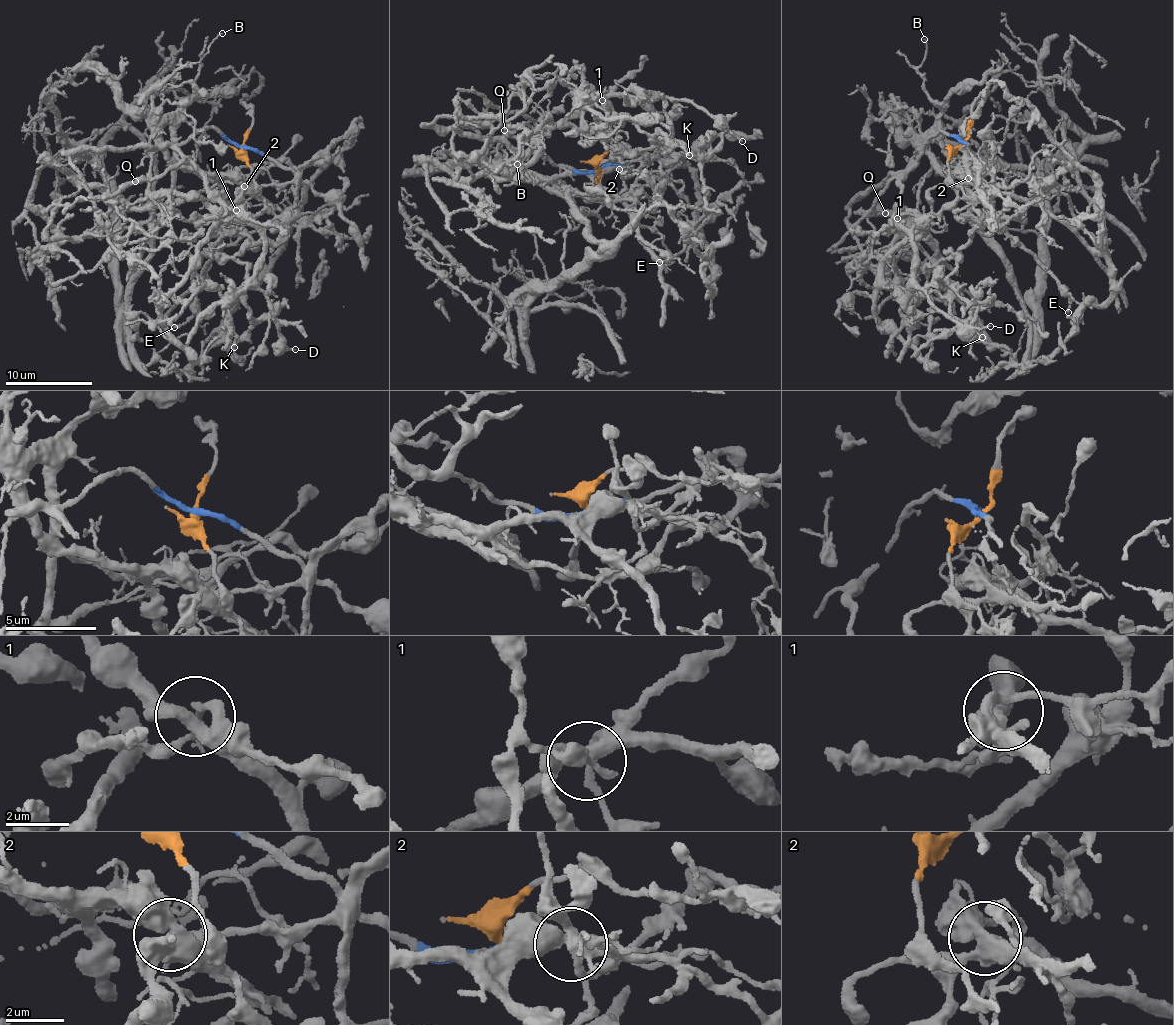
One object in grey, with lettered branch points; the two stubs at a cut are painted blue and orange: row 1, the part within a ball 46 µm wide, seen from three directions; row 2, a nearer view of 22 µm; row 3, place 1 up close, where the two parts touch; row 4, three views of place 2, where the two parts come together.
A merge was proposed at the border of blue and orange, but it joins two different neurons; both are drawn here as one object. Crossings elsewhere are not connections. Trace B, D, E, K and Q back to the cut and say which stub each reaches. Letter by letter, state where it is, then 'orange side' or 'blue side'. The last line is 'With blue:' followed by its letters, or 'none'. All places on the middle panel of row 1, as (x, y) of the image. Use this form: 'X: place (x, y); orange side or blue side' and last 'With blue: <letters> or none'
B: place (517, 164); blue side
D: place (742, 141); blue side
E: place (659, 262); blue side
K: place (689, 155); orange side
Q: place (504, 130); blue side
With blue: B, D, E, Q

